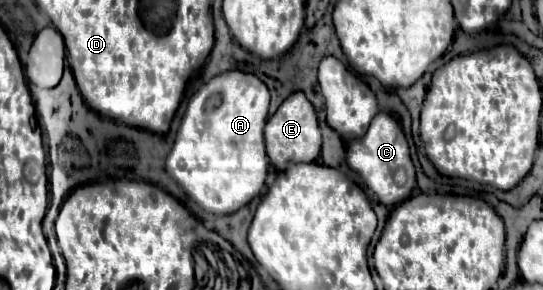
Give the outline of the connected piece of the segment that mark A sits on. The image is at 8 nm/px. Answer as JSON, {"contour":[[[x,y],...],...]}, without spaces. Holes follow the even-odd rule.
{"contour":[[[239,70],[215,76],[191,98],[167,156],[167,172],[203,210],[233,214],[261,192],[269,168],[263,140],[267,110],[267,86],[255,74]],[[217,98],[219,104],[213,106]]]}

